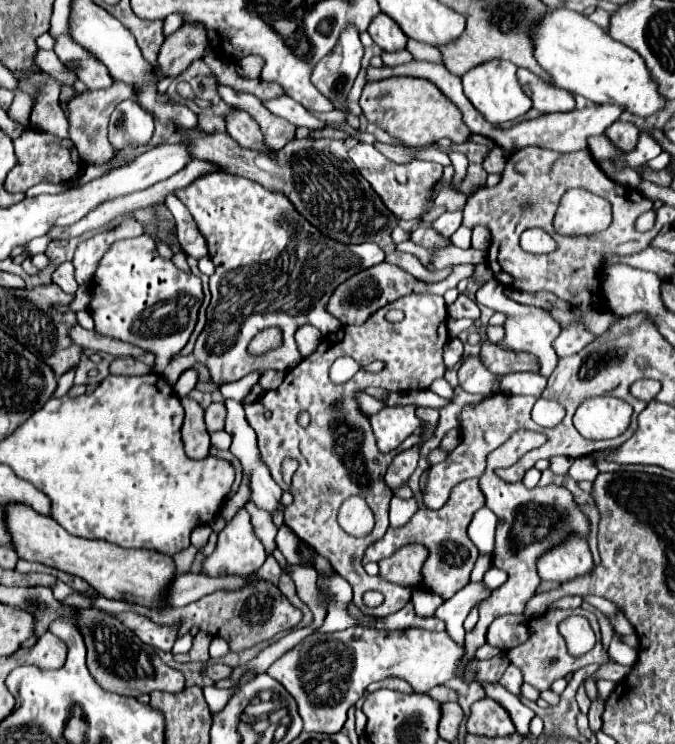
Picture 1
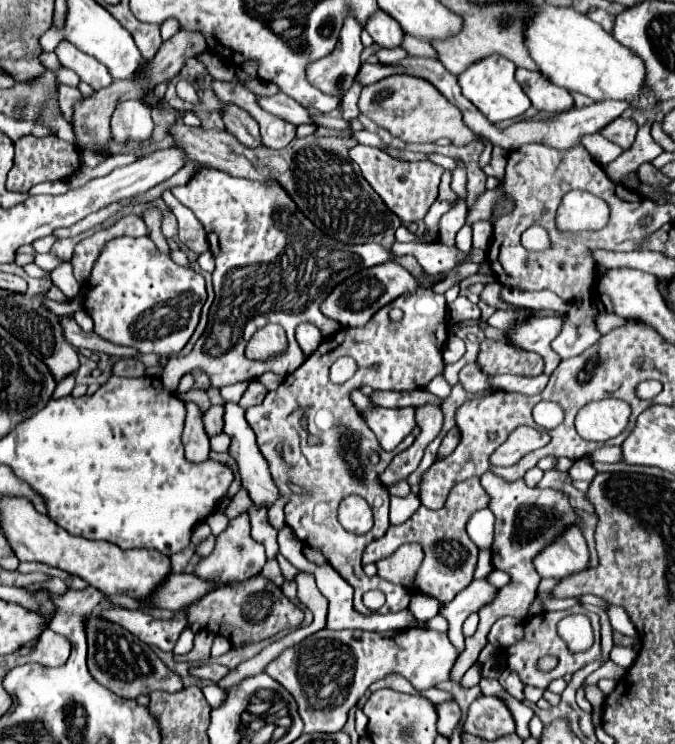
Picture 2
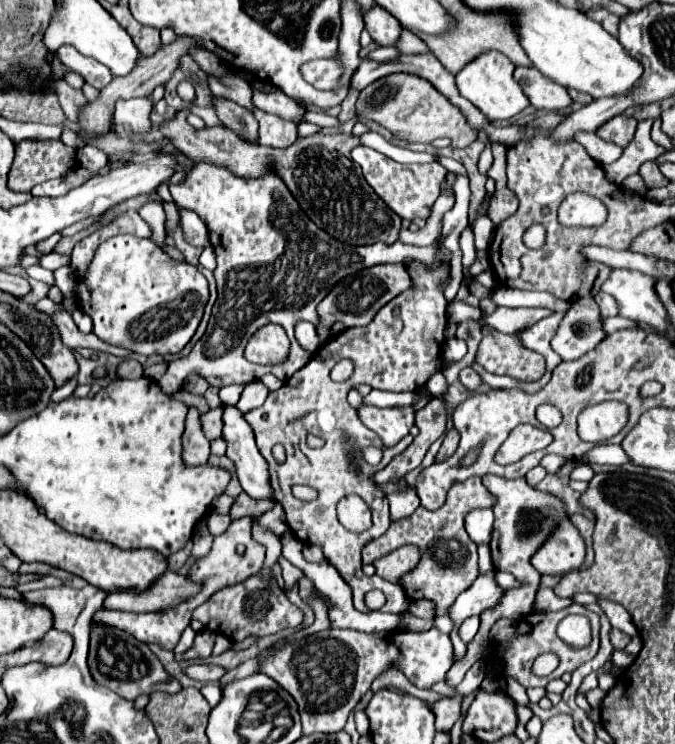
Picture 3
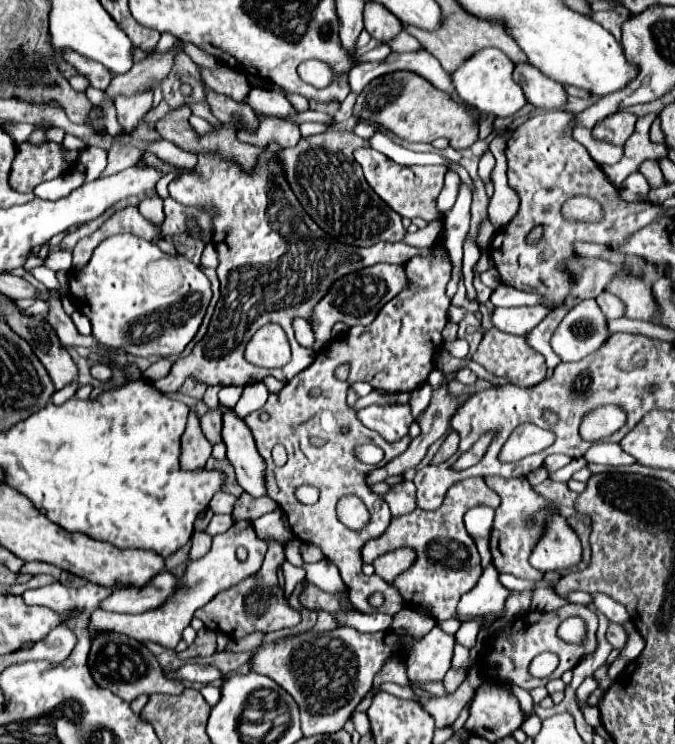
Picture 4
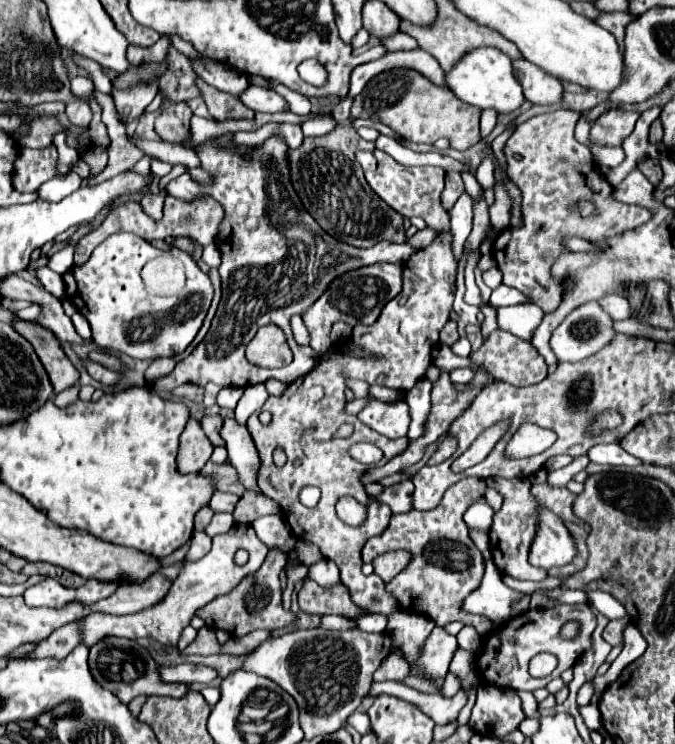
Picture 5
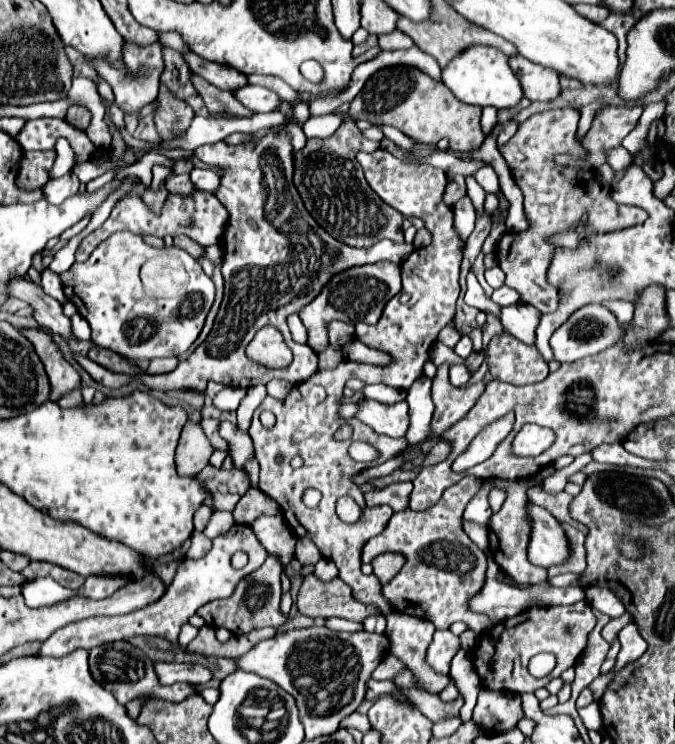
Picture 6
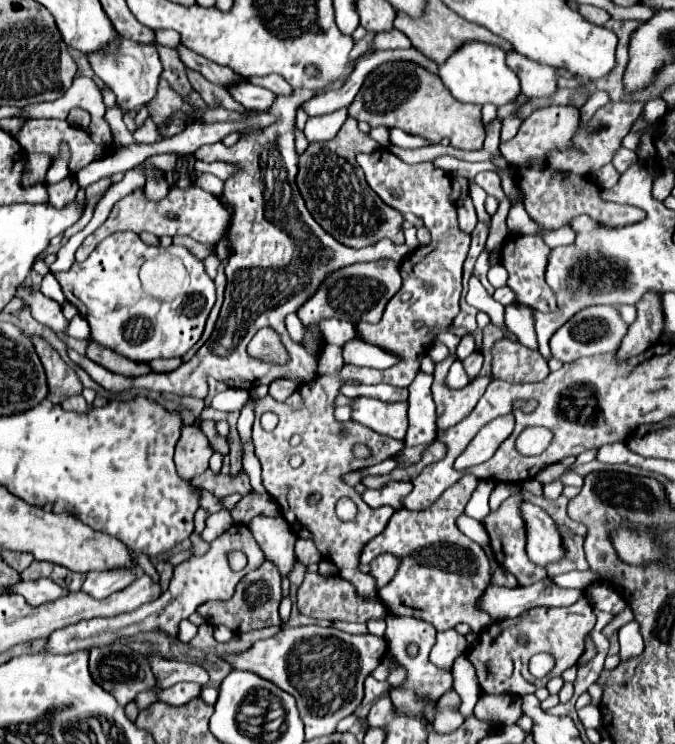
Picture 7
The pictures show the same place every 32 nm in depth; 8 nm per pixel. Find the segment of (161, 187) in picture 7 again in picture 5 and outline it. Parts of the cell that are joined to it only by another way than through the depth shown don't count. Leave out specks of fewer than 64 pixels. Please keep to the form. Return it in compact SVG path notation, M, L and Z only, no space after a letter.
M146 194L142 200L140 200L140 206L142 210L154 218L154 220L160 220L162 218L162 204L164 204L164 196L162 194Z

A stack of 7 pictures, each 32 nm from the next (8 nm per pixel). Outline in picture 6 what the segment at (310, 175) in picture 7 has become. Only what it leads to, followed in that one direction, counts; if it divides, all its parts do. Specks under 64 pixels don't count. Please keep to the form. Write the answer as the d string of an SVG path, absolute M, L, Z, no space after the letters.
M348 118L332 136L322 140L310 138L302 150L294 152L294 186L300 192L304 206L330 236L336 236L336 240L354 248L372 246L382 238L404 242L404 216L380 200L368 186L362 166L356 162L356 150L376 148L378 142L366 140L354 120Z

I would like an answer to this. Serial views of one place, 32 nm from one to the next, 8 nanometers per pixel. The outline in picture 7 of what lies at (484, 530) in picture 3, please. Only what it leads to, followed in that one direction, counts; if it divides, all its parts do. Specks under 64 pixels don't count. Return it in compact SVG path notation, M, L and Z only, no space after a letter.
M480 480L476 492L472 494L472 500L468 502L468 506L464 510L464 514L470 516L470 518L474 518L474 520L478 520L478 522L484 522L484 518L490 512L490 508L488 508L488 496L490 496L492 488L494 488L492 480Z

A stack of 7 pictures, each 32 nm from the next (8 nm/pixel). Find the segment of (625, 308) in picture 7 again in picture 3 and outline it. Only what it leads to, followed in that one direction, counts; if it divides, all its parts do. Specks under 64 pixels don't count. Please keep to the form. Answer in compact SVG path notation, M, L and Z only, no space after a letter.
M600 292L600 294L596 296L596 302L598 302L598 306L600 306L602 316L616 316L616 314L618 314L616 300L612 300L612 296L608 296L608 294Z

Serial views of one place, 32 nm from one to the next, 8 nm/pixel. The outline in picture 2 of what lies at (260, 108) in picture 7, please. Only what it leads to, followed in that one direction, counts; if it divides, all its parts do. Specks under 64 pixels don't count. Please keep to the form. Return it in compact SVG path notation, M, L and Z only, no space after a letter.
M278 92L276 96L270 96L270 98L258 98L260 100L260 106L288 122L292 122L294 126L300 126L300 124L316 124L310 116L310 112L298 104L296 100L292 100L290 96L286 96L284 92Z

